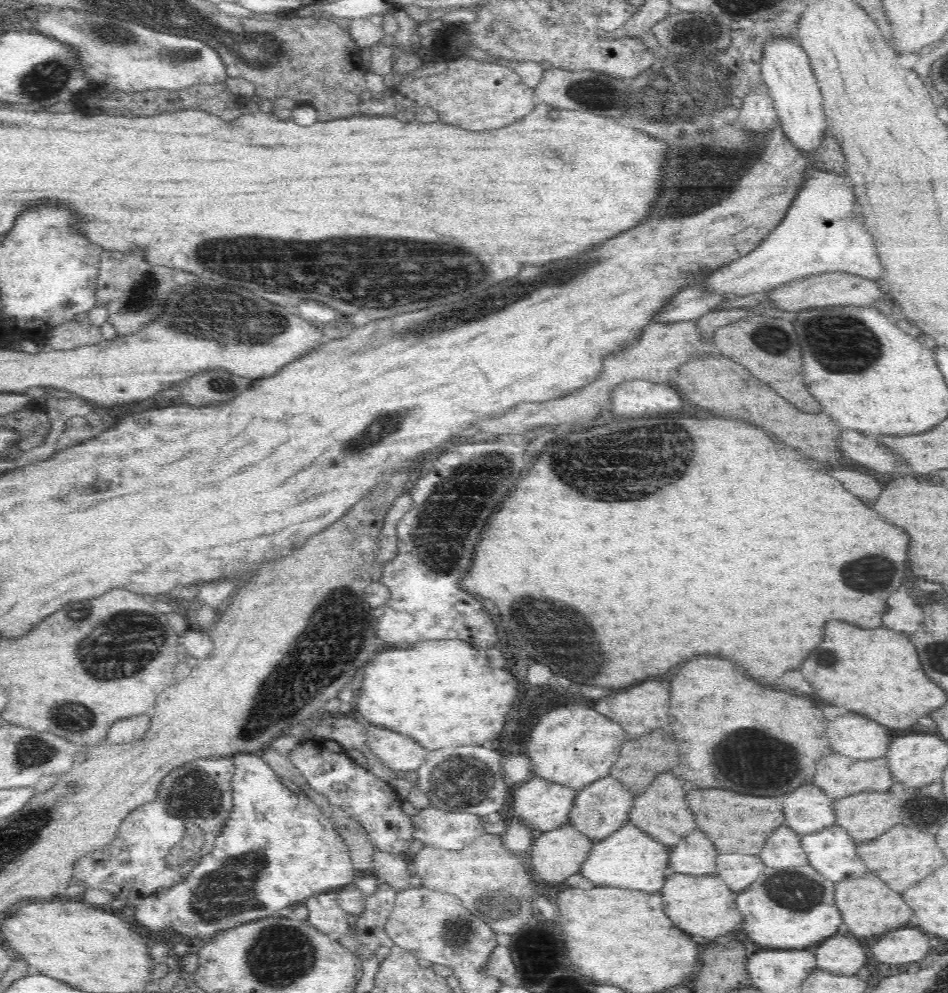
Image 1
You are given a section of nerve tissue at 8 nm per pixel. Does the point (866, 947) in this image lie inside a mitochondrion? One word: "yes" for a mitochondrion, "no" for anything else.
no

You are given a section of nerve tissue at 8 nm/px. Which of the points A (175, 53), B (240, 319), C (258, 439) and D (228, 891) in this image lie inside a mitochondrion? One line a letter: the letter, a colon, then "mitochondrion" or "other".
A: mitochondrion
B: mitochondrion
C: other
D: mitochondrion

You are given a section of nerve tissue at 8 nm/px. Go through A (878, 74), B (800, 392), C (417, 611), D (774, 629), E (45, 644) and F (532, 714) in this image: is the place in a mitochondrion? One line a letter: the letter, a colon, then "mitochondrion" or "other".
A: other
B: other
C: other
D: other
E: other
F: other

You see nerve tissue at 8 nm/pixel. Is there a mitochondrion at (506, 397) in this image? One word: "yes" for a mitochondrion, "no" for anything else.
no

